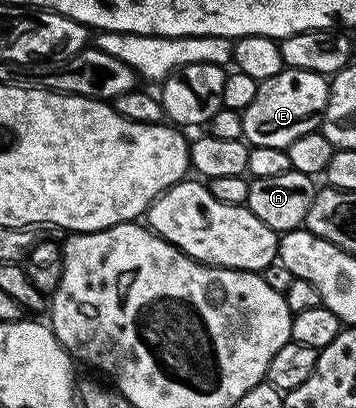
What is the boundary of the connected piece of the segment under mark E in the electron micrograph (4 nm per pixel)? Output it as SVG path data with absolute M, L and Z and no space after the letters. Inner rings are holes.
M292 68L280 70L275 76L257 83L255 100L251 100L243 112L244 141L250 147L288 150L299 136L307 136L307 132L320 127L329 99L329 84L330 79L324 74Z

